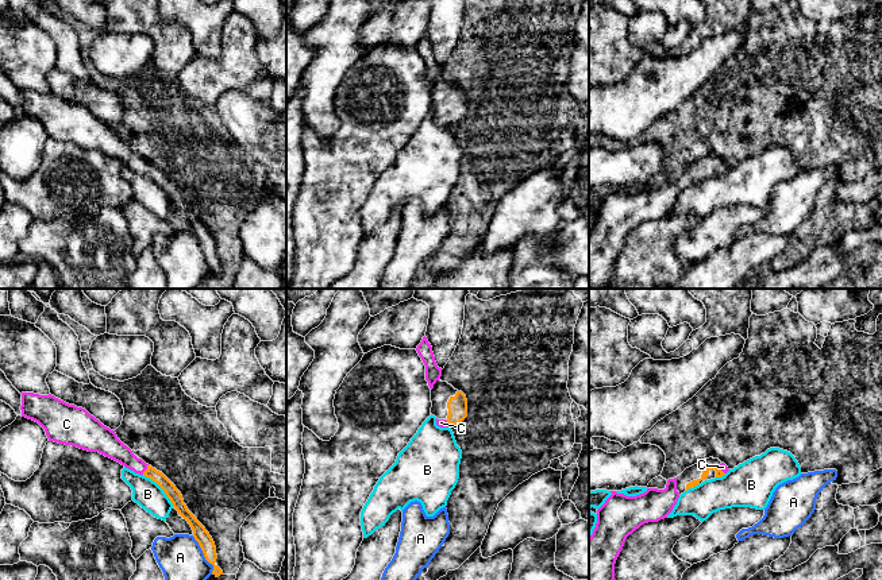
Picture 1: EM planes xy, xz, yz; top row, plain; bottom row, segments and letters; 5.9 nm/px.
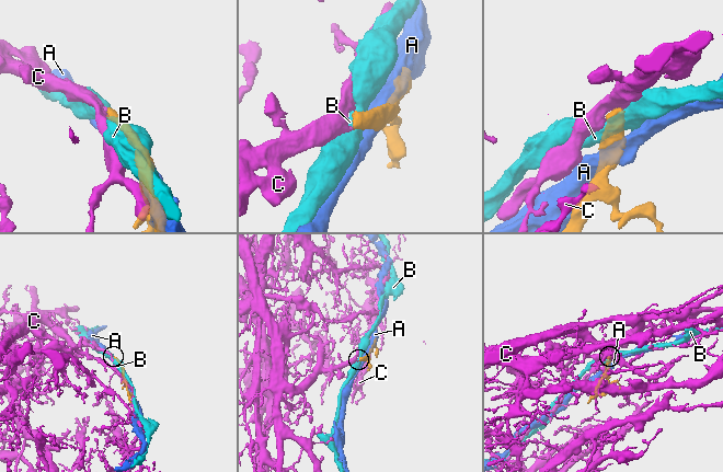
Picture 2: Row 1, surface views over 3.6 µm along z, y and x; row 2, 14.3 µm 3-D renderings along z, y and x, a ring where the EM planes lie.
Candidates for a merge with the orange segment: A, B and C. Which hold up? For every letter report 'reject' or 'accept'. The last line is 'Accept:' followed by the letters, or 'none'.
A: reject
B: reject
C: accept
Accept: C

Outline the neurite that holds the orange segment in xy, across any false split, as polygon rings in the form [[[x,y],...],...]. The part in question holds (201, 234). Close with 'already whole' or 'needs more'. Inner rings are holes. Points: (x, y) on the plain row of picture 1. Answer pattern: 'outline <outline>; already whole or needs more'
outline [[[22,90],[20,108],[22,115],[38,120],[45,127],[49,139],[77,144],[88,150],[99,150],[135,171],[155,179],[170,197],[178,212],[190,223],[193,235],[199,240],[205,258],[213,263],[212,271],[216,275],[223,272],[223,268],[215,262],[217,252],[212,235],[188,208],[181,190],[162,170],[146,162],[142,156],[138,156],[118,136],[115,128],[104,124],[85,107],[69,103],[51,92]]]; needs more

